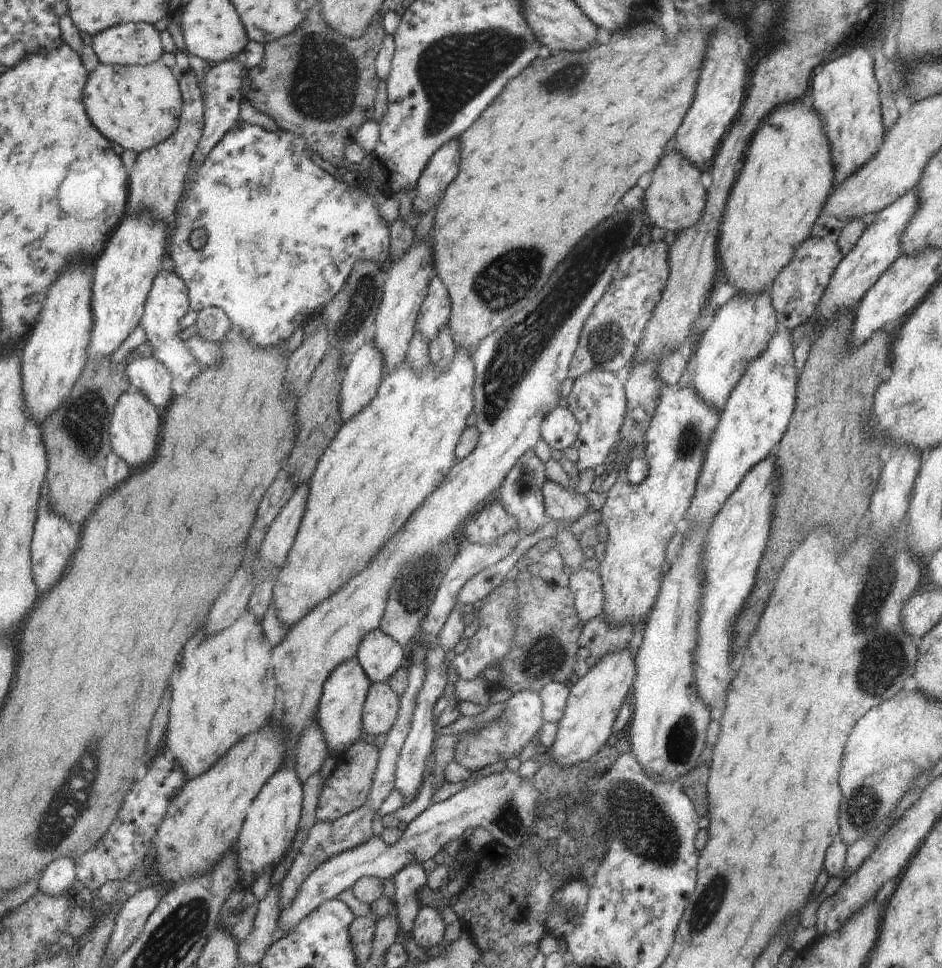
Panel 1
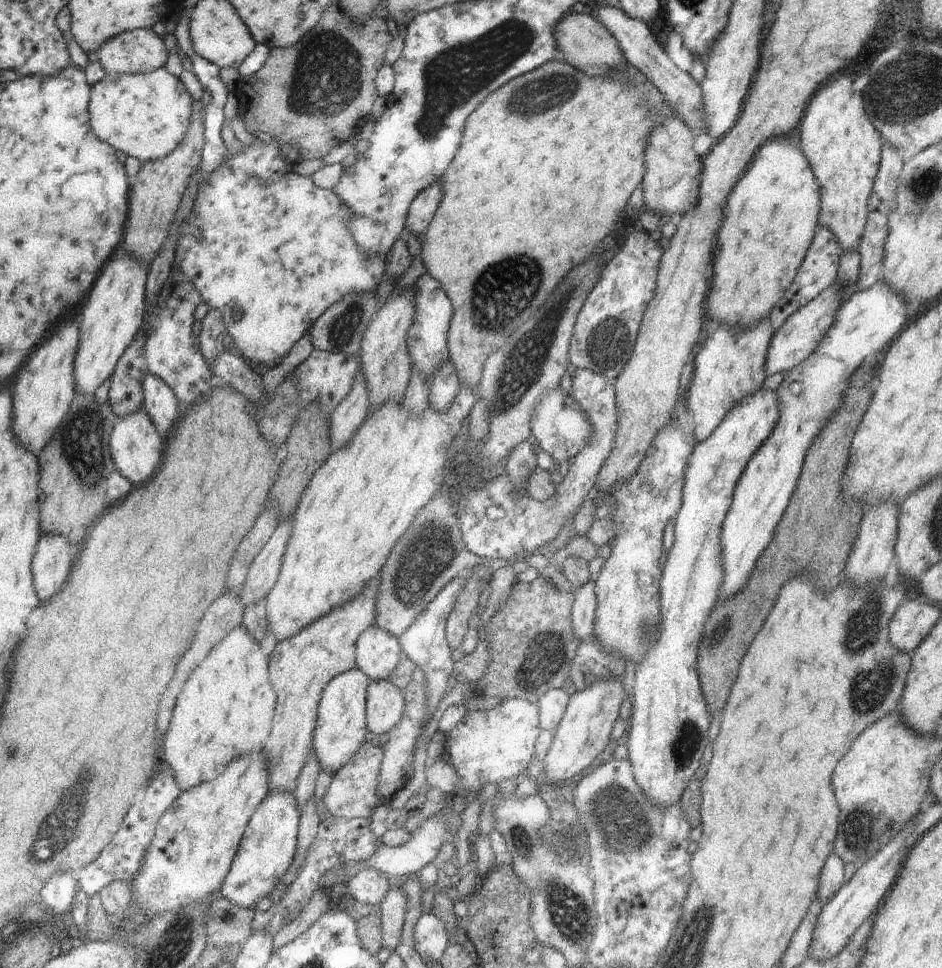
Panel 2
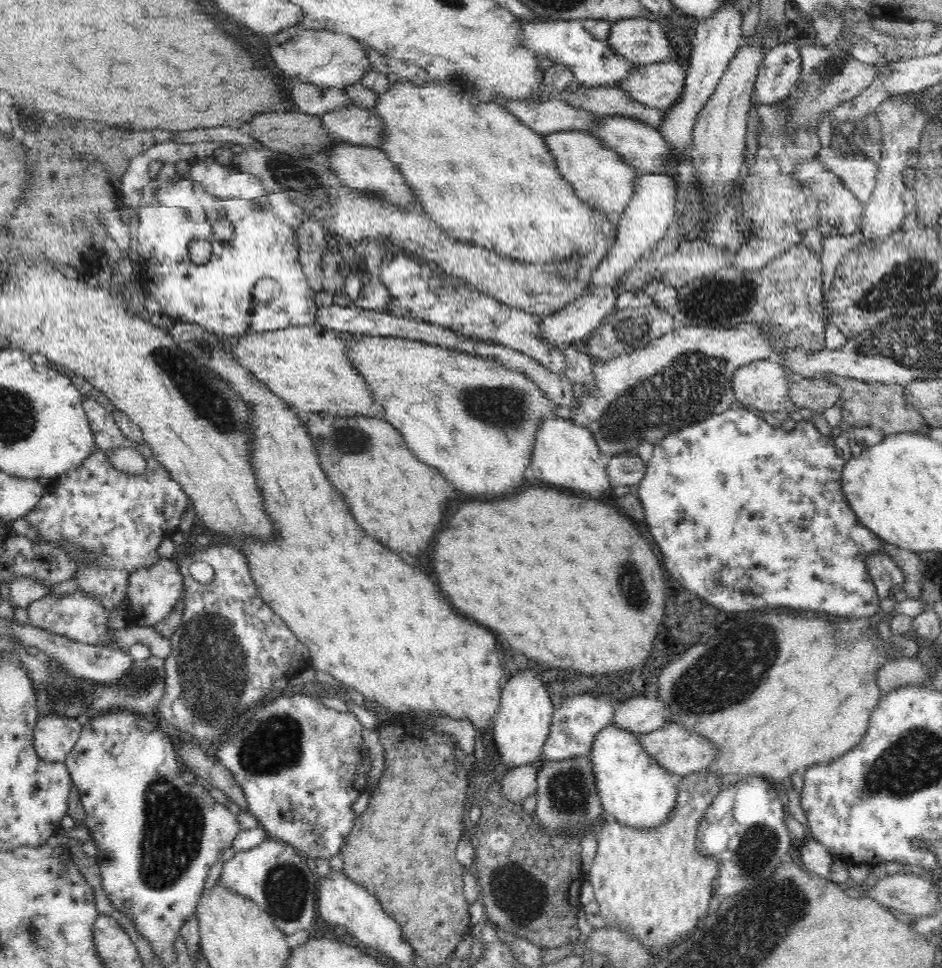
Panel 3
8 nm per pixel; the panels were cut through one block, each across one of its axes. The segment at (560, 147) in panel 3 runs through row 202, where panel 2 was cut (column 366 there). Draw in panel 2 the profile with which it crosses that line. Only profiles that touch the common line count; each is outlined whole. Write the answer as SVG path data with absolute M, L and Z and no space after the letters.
M379 574L371 578L357 597L341 607L334 607L326 616L310 623L292 638L280 641L271 652L269 679L272 691L277 694L277 707L263 751L268 758L269 792L292 793L297 787L302 767L313 753L313 732L323 690L335 676L356 667L356 641L364 630L376 625L375 608L380 581Z

